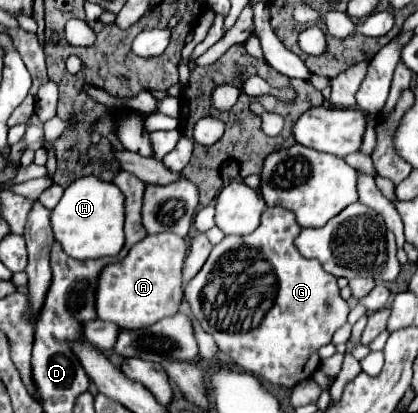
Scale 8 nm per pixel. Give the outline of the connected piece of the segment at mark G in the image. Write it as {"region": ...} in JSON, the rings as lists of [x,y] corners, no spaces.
{"region":[[[269,207],[263,211],[261,225],[253,233],[243,237],[229,235],[215,245],[203,269],[185,285],[185,299],[195,319],[213,335],[217,347],[245,371],[255,373],[260,381],[289,389],[319,369],[317,351],[331,341],[333,333],[347,323],[349,315],[349,305],[339,295],[337,279],[323,271],[315,259],[305,259],[295,249],[293,241],[299,231],[301,227],[295,223],[291,211]]]}

